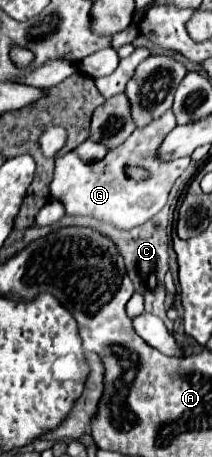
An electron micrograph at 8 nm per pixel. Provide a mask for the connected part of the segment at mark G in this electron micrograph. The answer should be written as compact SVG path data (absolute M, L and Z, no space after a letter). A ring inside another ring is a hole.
M167 110L161 118L149 122L143 128L137 128L121 146L113 148L103 160L83 162L75 152L59 156L55 160L55 178L51 182L51 198L59 200L65 206L67 214L83 214L95 216L99 220L107 220L121 230L129 230L145 224L153 218L167 202L169 190L179 174L187 168L189 156L175 160L161 160L157 156L157 148L165 140L165 134L177 126L173 110ZM139 166L149 172L145 180L135 180L129 176L129 168Z

